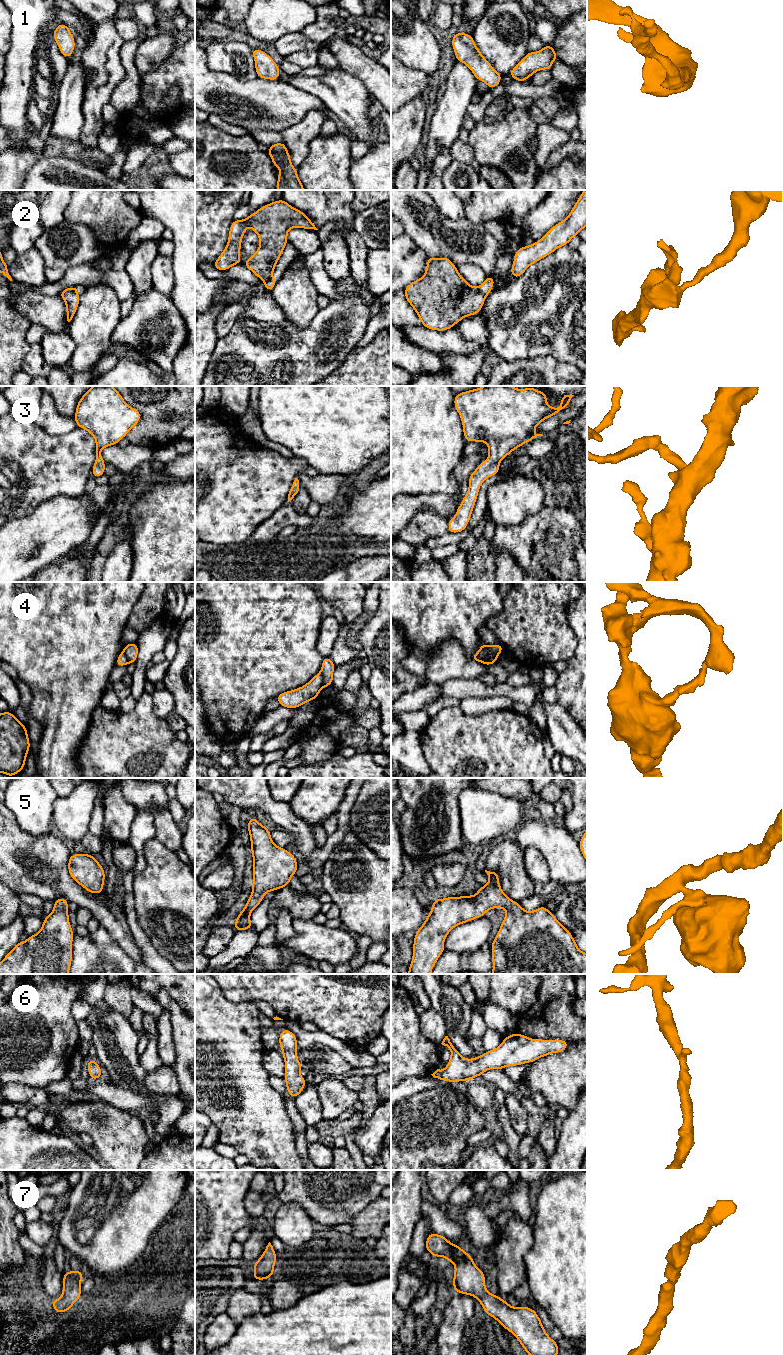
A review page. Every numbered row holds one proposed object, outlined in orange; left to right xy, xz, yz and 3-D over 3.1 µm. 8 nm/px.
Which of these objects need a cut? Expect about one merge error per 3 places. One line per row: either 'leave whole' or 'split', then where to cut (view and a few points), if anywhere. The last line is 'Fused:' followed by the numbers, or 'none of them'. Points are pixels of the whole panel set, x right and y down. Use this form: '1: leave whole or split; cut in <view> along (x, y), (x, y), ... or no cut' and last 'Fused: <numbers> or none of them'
1: leave whole; no cut
2: split; cut in yz along (476, 288), (485, 296)
3: leave whole; no cut
4: split; cut in yz along (496, 655), (488, 655), (481, 661)
5: leave whole; no cut
6: leave whole; no cut
7: leave whole; no cut
Fused: 2, 4

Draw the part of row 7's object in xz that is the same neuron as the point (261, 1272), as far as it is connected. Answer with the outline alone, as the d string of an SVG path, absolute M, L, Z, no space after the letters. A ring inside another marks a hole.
M269 1242L259 1260L252 1264L254 1267L253 1279L265 1280L273 1276L274 1265L277 1261L275 1252L273 1246Z

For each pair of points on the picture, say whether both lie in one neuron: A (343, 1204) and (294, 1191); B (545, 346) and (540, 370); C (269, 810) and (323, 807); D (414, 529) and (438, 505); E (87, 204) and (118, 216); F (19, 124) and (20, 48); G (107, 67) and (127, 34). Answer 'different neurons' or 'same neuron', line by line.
A: same neuron
B: different neurons
C: different neurons
D: different neurons
E: same neuron
F: same neuron
G: different neurons

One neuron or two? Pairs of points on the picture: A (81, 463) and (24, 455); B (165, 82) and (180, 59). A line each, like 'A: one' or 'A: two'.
A: one
B: one

